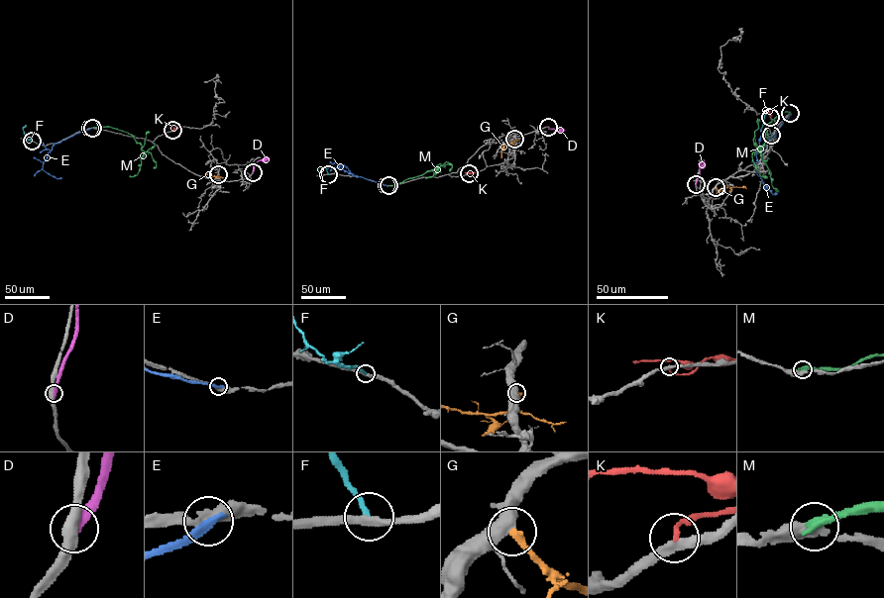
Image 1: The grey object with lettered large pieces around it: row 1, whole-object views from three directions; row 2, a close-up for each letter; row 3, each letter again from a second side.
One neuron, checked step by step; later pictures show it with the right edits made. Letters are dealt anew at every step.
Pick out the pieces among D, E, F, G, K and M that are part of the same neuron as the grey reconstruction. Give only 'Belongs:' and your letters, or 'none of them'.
Belongs: G

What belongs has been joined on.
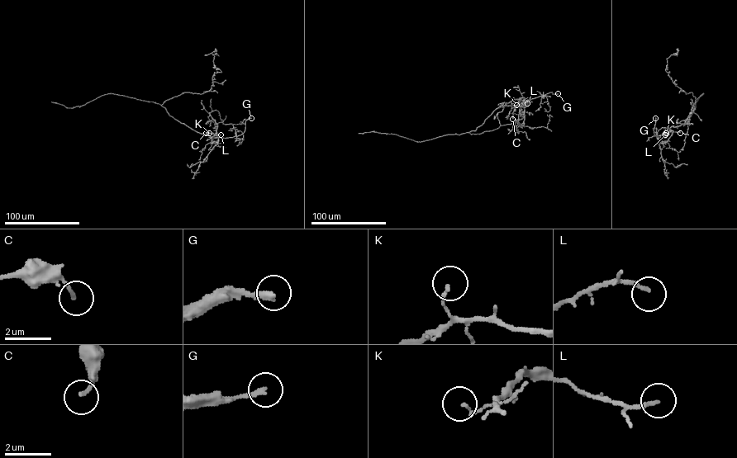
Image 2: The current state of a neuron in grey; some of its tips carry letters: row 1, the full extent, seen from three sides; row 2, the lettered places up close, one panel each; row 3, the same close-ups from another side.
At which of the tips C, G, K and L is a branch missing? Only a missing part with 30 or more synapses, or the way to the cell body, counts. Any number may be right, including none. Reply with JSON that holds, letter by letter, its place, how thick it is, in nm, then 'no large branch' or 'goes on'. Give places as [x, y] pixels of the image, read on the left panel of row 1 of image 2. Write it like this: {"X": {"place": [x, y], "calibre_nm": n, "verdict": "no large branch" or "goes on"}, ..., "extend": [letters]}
{"C": {"place": [206, 133], "calibre_nm": 130, "verdict": "no large branch"}, "G": {"place": [251, 118], "calibre_nm": 220, "verdict": "goes on"}, "K": {"place": [209, 133], "calibre_nm": 120, "verdict": "no large branch"}, "L": {"place": [221, 134], "calibre_nm": 150, "verdict": "no large branch"}, "extend": ["G"]}

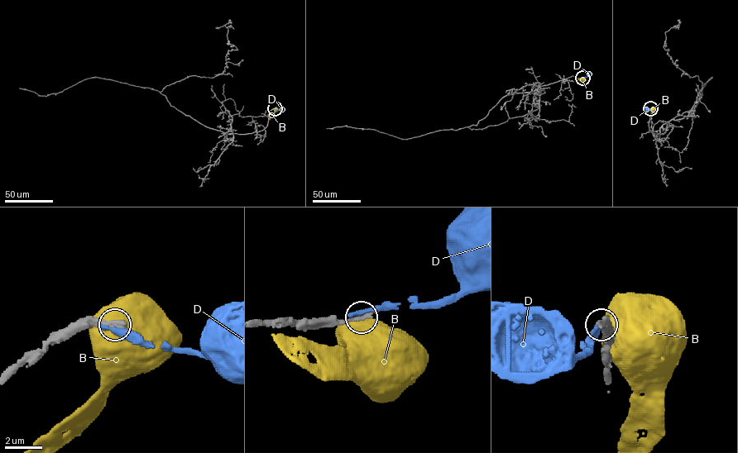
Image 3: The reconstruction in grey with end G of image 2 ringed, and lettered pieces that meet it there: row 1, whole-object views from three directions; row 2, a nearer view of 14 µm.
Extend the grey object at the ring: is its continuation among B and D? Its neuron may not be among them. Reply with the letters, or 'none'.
none

